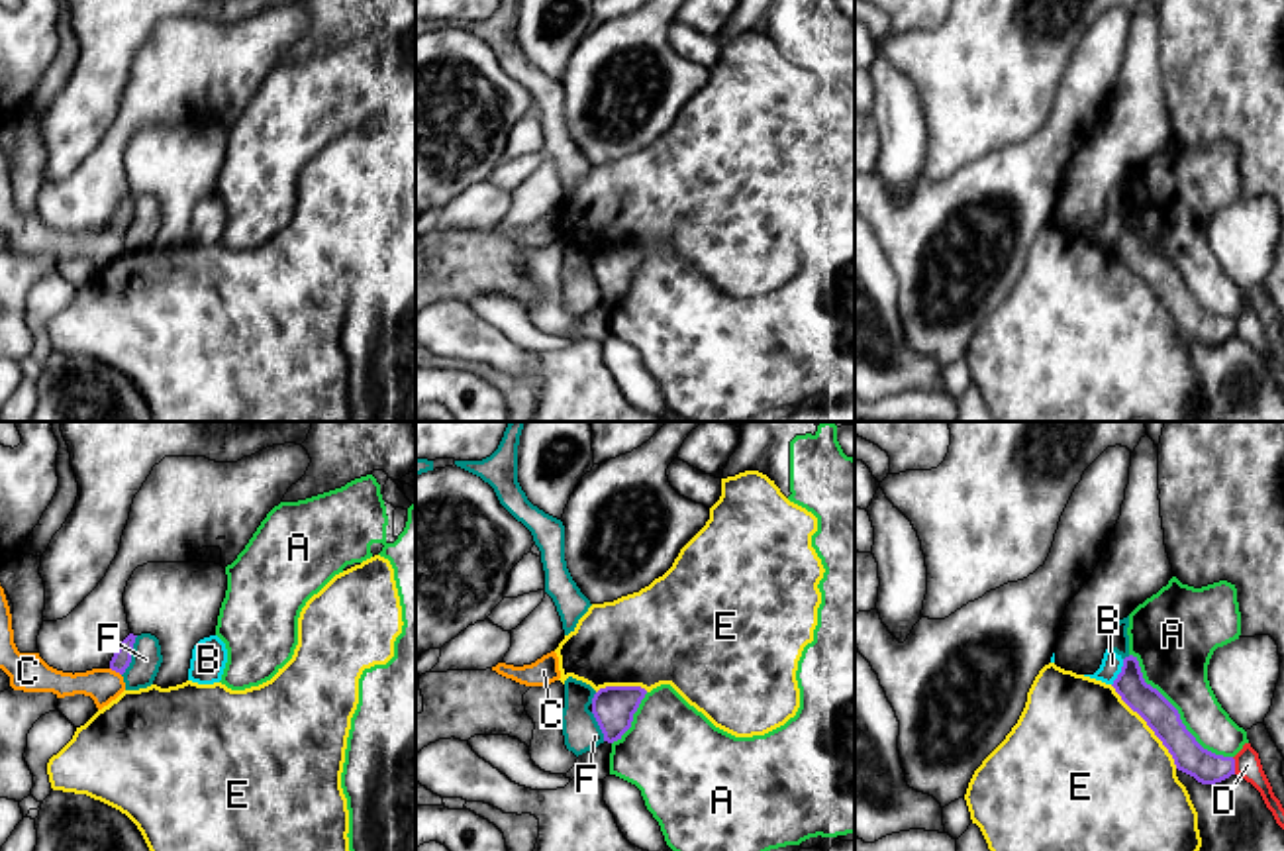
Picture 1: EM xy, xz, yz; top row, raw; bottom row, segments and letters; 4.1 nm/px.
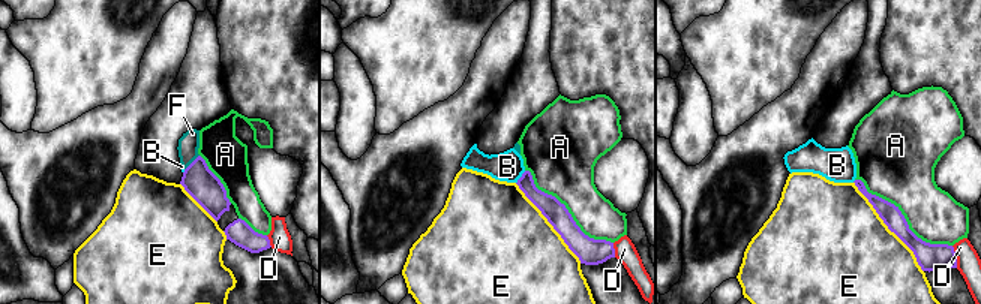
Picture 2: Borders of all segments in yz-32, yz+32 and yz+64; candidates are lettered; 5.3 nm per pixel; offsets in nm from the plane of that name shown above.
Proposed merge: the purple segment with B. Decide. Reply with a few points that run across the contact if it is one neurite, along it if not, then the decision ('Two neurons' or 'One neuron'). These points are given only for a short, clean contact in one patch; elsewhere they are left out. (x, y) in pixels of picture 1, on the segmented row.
Line: yz (1124, 659), (1122, 671), (1112, 685). Two neurons

